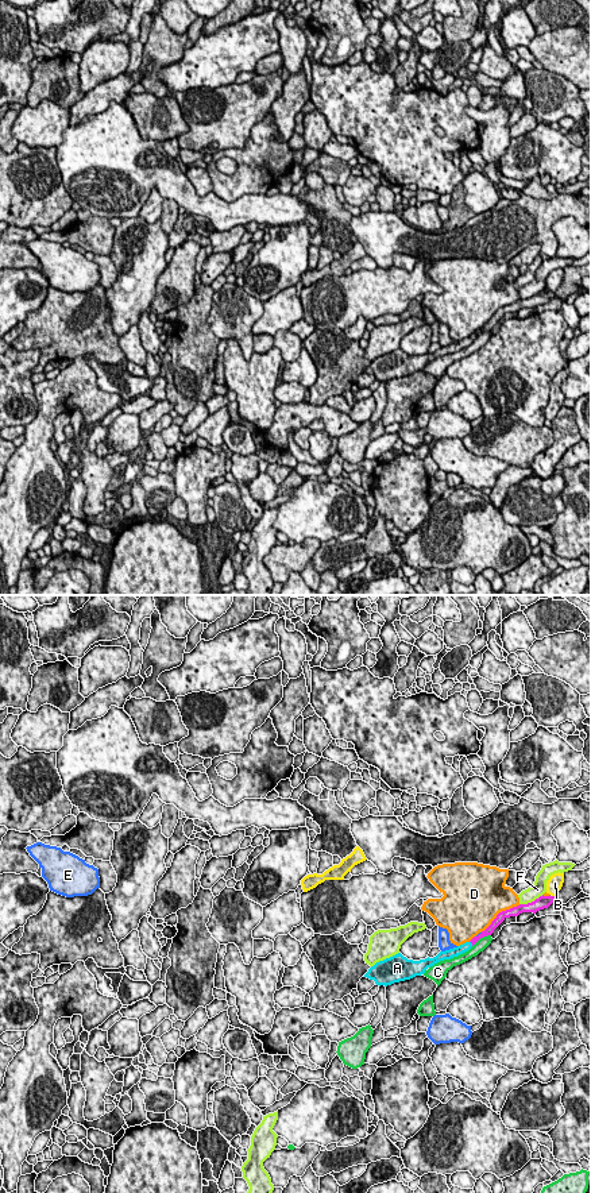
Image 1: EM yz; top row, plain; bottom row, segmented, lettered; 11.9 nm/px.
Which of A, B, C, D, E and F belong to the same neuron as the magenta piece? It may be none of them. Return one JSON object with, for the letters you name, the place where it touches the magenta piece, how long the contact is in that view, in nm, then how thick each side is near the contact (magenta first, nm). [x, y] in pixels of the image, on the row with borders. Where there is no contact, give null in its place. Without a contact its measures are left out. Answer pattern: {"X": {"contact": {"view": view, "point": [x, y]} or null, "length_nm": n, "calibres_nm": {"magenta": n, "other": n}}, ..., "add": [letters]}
{"A": {"contact": {"view": "yz", "point": [471, 942]}, "length_nm": 70, "calibres_nm": {"magenta": 90, "other": 120}}, "add": ["A"]}

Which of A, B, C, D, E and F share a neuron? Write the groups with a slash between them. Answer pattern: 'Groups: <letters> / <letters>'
Groups: A / B / C / D / E / F

